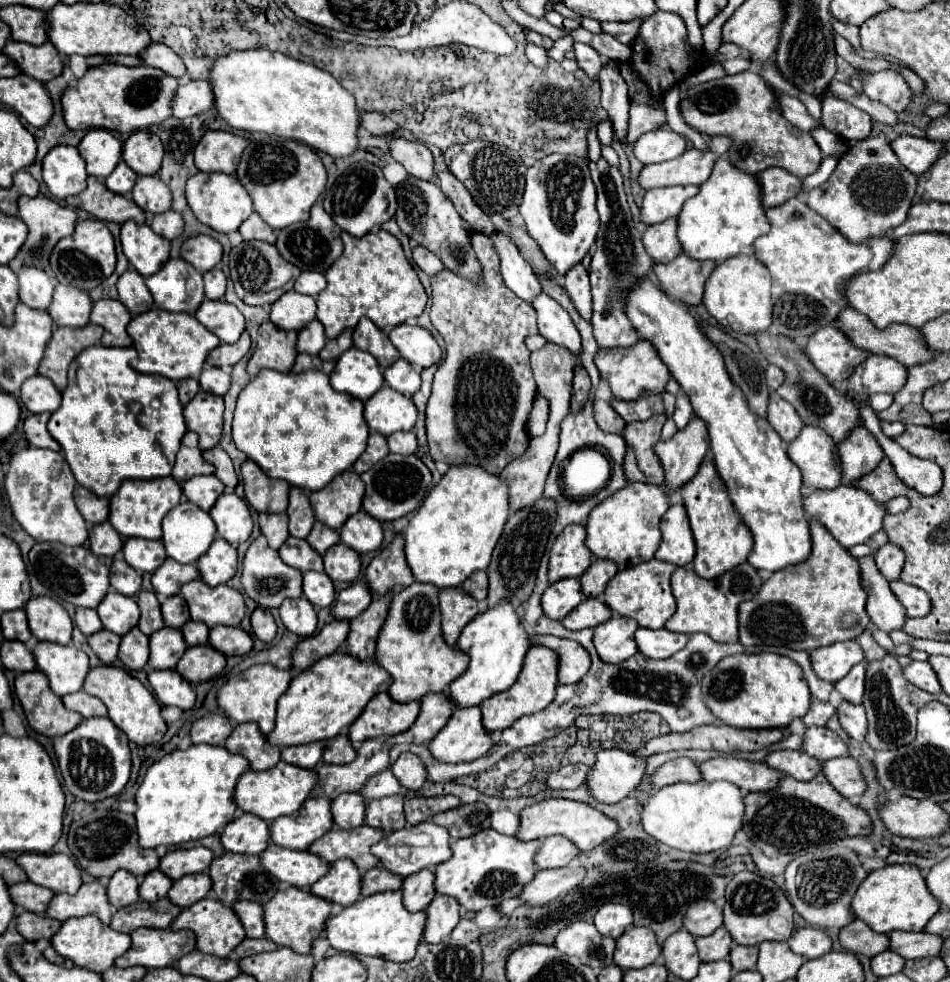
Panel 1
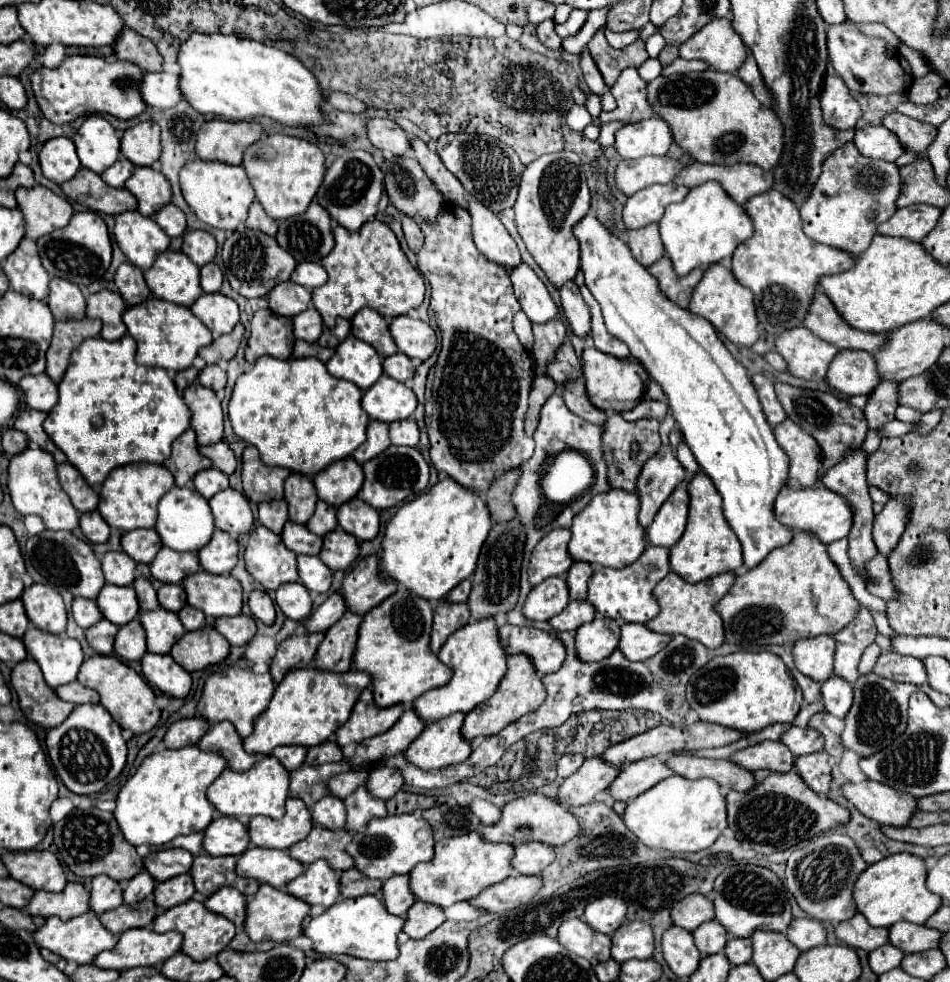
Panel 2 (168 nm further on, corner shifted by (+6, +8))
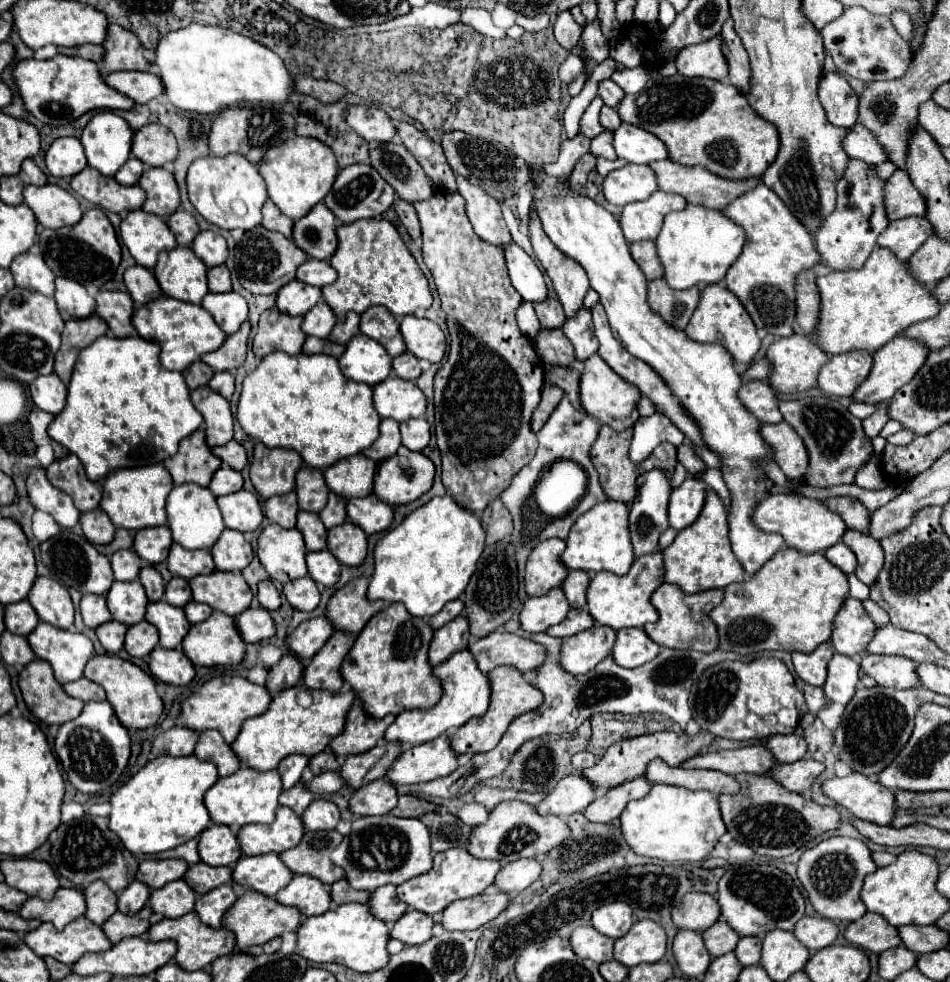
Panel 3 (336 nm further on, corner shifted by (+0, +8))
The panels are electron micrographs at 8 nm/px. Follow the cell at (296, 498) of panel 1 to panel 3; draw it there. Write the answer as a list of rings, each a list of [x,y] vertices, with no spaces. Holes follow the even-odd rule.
[[[303,467],[297,473],[297,483],[295,483],[295,493],[299,497],[299,509],[301,511],[311,511],[319,513],[325,503],[327,503],[327,483],[323,479],[323,471]]]

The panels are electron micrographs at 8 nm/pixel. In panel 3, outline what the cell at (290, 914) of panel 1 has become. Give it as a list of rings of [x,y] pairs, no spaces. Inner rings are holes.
[[[247,889],[237,901],[235,905],[227,911],[223,925],[227,929],[231,929],[237,937],[237,947],[245,949],[251,945],[263,945],[275,937],[281,937],[285,931],[295,931],[301,925],[301,913],[299,909],[291,907],[291,905],[281,905],[279,901],[275,901],[273,897],[267,897],[265,893],[255,893],[253,889]]]

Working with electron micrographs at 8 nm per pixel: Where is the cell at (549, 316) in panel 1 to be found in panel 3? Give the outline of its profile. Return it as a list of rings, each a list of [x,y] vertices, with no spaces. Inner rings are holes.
[[[515,243],[505,249],[505,259],[511,283],[519,291],[523,301],[543,303],[547,299],[547,283],[533,259]]]

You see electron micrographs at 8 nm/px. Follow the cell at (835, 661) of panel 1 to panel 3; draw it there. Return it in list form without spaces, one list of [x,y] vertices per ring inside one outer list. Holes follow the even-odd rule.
[[[821,643],[813,653],[793,653],[793,667],[797,675],[809,685],[823,685],[827,677],[827,661],[835,655],[829,643]]]

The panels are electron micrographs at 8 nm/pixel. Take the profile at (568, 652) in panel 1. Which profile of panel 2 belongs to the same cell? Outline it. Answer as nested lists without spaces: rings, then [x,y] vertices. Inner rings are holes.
[[[507,623],[499,627],[499,641],[507,655],[527,655],[539,675],[557,671],[565,659],[561,641],[535,627],[513,627]]]

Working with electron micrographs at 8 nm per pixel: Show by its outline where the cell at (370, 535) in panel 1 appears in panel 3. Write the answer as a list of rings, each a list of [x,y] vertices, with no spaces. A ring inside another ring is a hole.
[[[371,493],[363,499],[349,499],[347,517],[351,523],[359,525],[367,535],[371,535],[371,533],[381,533],[391,525],[393,511],[387,503],[383,503]]]

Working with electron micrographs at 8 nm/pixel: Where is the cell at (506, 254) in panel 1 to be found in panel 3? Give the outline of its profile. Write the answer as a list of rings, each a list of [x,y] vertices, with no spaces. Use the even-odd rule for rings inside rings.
[[[457,177],[457,191],[461,191],[463,199],[467,201],[467,215],[477,237],[501,249],[511,245],[511,235],[501,215],[499,201],[483,193],[483,189],[477,189],[477,185],[467,183],[463,177]]]

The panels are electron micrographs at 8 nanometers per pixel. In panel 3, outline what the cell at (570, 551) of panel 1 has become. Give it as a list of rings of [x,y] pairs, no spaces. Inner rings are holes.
[[[547,539],[531,551],[525,571],[527,595],[545,595],[551,587],[557,587],[565,581],[569,569],[561,563],[563,549],[563,539]]]

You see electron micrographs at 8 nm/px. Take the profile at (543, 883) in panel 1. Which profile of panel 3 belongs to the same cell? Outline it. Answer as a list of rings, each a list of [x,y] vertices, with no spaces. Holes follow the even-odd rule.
[[[485,891],[479,897],[453,901],[443,911],[441,925],[445,929],[455,929],[455,931],[479,929],[481,925],[501,915],[509,907],[509,903],[511,903],[511,895],[497,891]]]

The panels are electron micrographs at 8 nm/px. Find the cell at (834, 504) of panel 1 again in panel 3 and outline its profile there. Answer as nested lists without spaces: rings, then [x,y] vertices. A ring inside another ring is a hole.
[[[785,493],[765,497],[753,513],[753,523],[763,531],[783,535],[789,547],[795,547],[803,553],[825,551],[831,545],[835,545],[837,541],[841,541],[843,533],[847,531],[845,521],[835,511],[827,509],[827,505],[823,505],[823,501],[797,497],[797,495],[785,495]]]

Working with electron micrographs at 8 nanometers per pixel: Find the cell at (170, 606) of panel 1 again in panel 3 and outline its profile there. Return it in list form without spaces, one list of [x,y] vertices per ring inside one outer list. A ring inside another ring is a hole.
[[[173,577],[165,587],[165,601],[175,607],[185,607],[191,601],[191,587],[185,579]]]

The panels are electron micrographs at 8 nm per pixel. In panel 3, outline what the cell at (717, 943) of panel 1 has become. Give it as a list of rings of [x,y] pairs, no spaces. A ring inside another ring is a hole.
[[[719,919],[707,931],[703,931],[703,941],[705,941],[705,947],[711,957],[719,957],[719,955],[733,951],[739,939],[741,937],[723,919]]]

